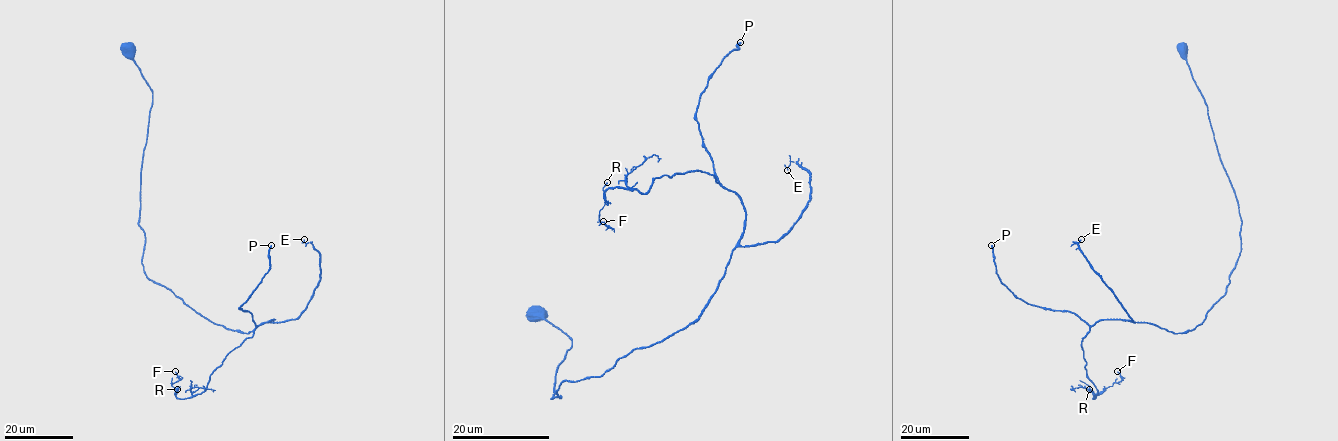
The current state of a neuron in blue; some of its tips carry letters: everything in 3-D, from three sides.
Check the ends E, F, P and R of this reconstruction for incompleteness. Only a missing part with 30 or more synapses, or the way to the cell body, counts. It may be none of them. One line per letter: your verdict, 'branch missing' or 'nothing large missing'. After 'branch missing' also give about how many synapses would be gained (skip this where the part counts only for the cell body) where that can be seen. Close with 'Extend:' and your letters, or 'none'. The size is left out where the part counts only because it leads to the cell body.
E: nothing large missing
F: nothing large missing
P: branch missing; about 120 synapses
R: nothing large missing
Extend: P

